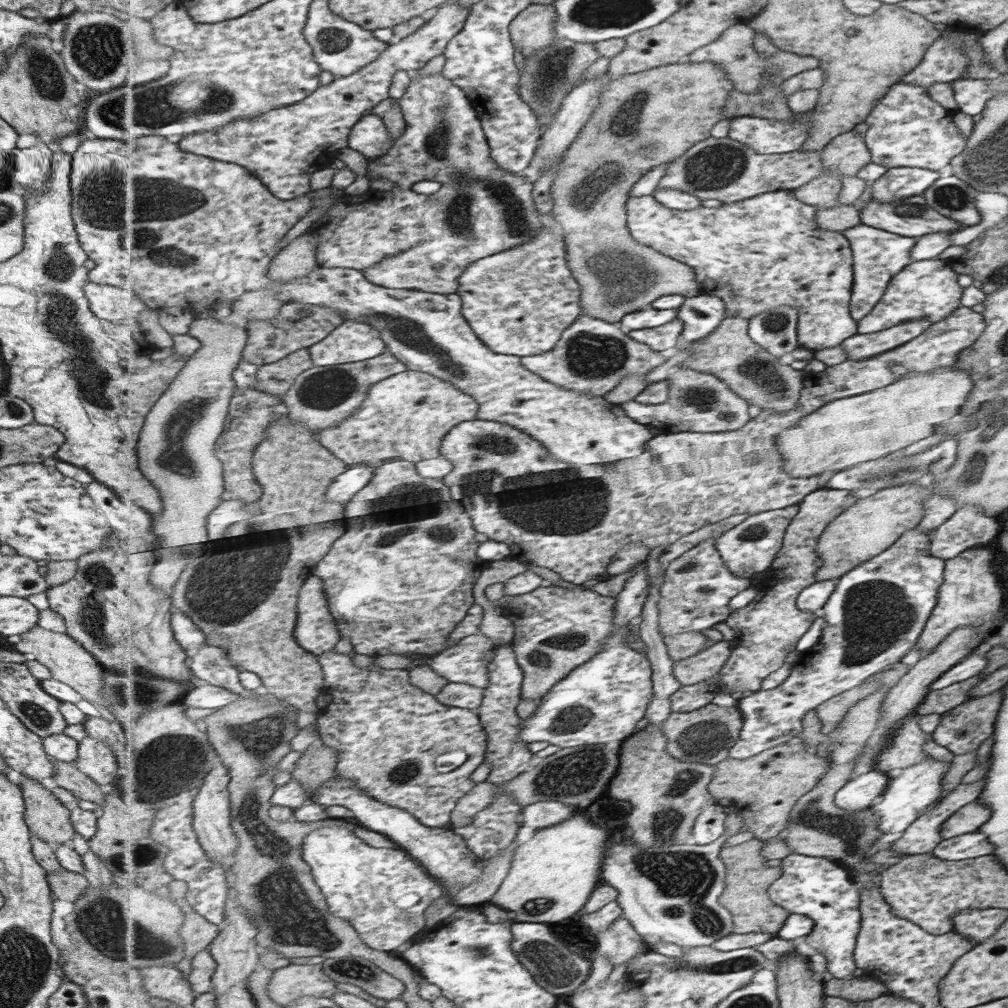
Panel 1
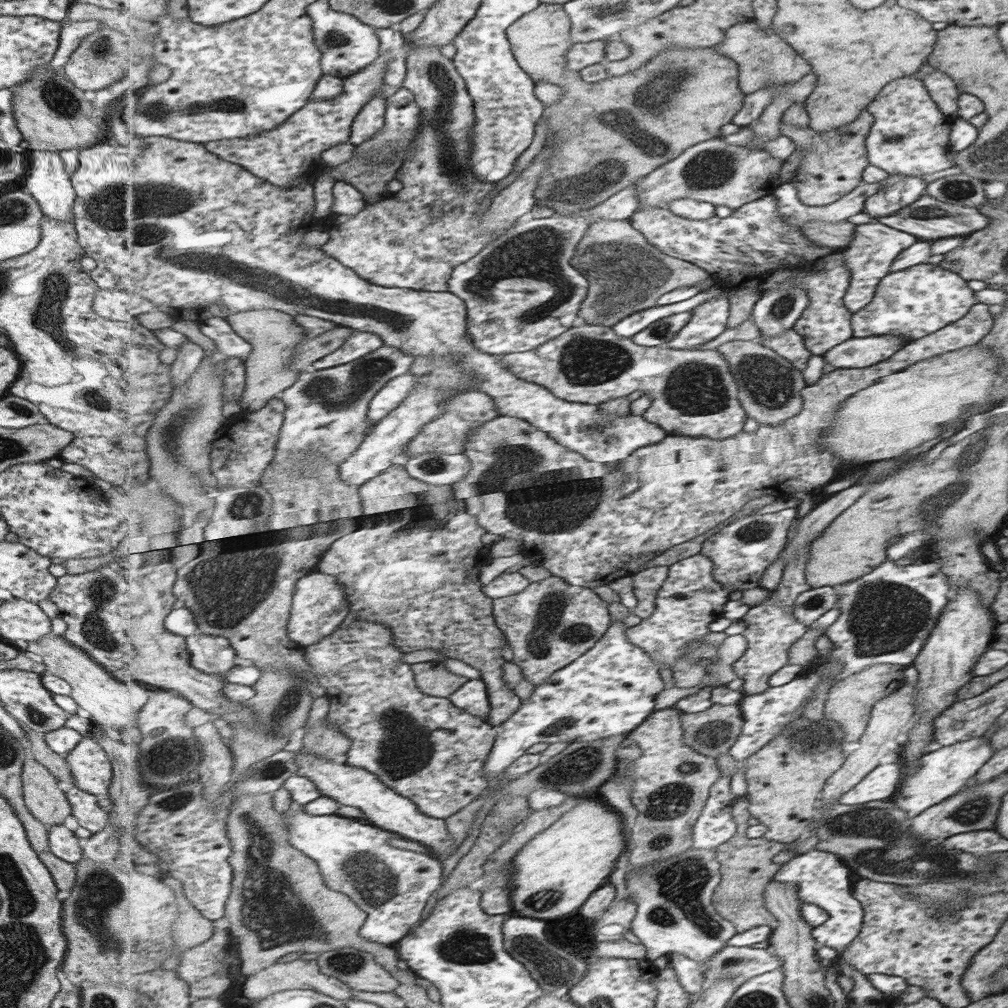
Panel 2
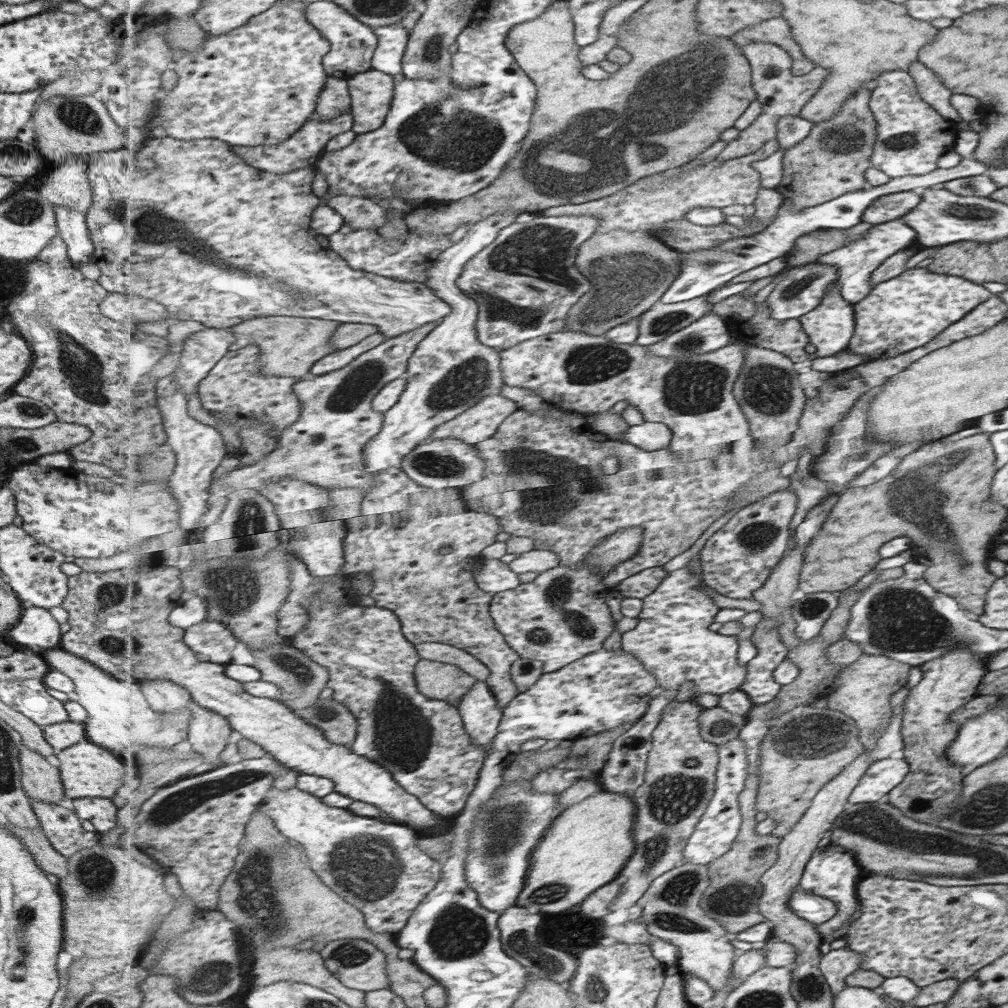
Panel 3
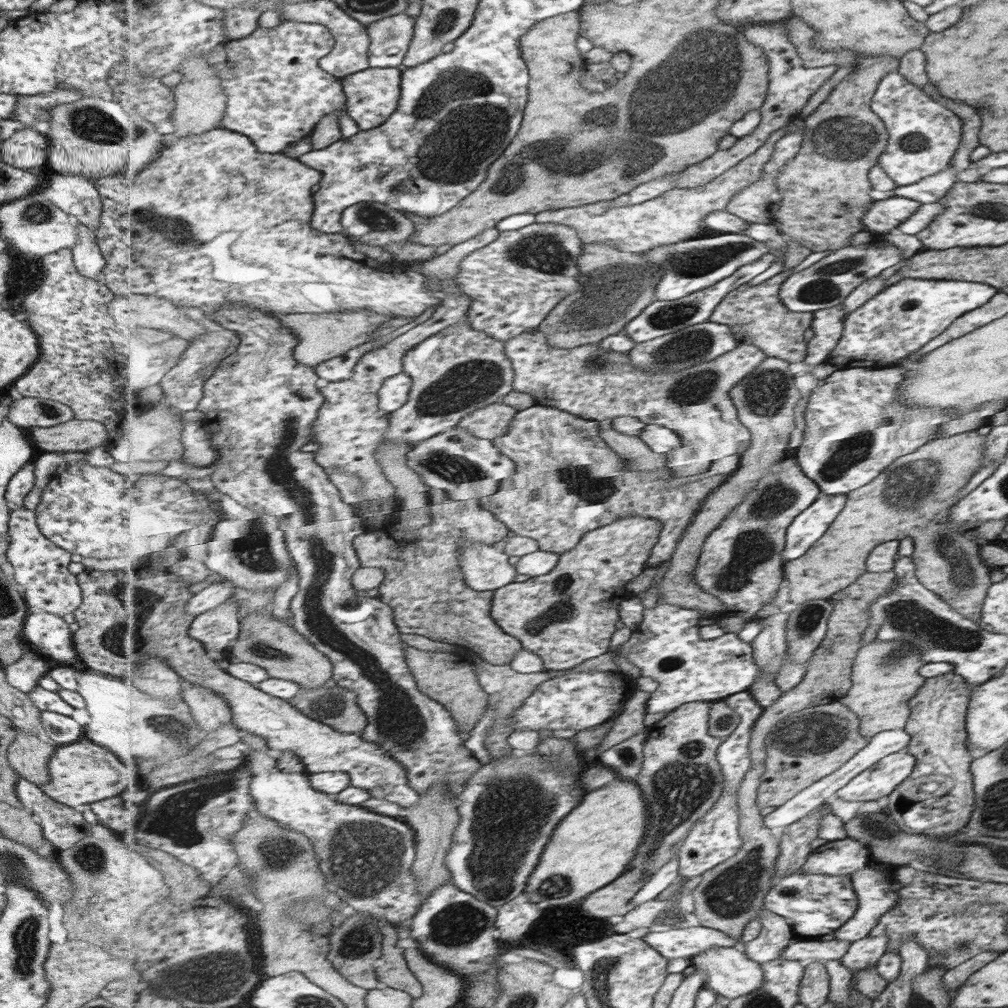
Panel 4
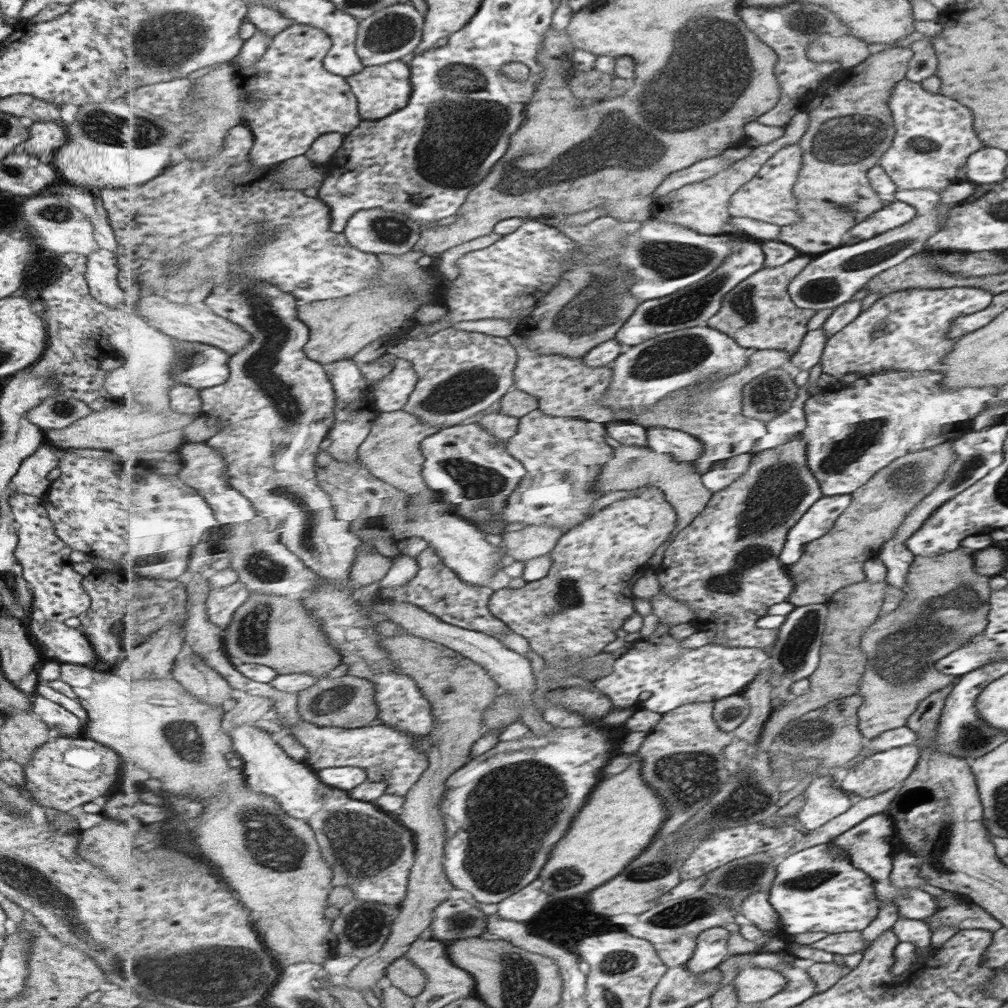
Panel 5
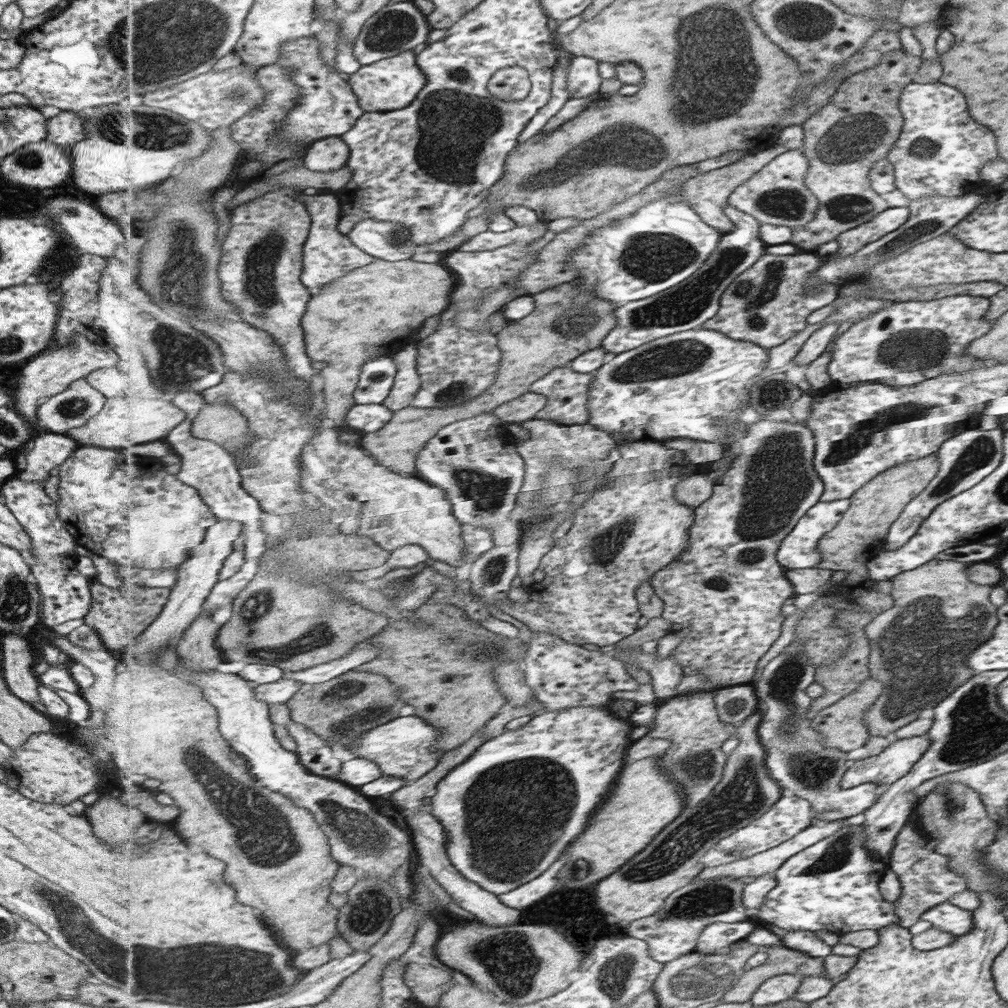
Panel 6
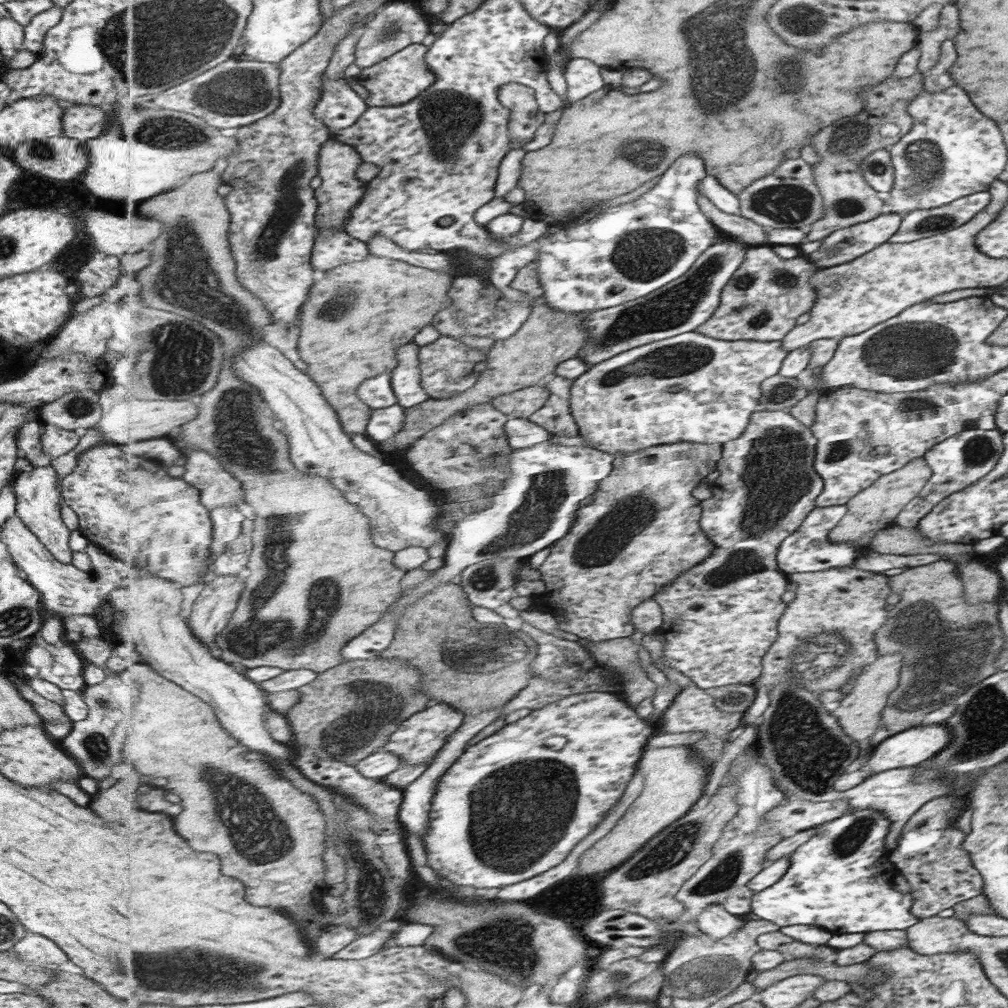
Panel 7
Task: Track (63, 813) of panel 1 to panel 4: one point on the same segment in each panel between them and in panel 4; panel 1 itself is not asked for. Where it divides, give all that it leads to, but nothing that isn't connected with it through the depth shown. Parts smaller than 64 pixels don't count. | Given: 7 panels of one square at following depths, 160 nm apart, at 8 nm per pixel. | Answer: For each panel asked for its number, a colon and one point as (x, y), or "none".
2: (42, 798)
3: (40, 781)
4: (27, 755)

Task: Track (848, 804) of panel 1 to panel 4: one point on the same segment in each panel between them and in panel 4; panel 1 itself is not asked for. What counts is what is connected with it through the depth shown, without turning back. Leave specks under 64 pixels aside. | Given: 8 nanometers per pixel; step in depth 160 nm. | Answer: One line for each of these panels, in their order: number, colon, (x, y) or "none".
2: (880, 783)
3: (882, 776)
4: (881, 779)

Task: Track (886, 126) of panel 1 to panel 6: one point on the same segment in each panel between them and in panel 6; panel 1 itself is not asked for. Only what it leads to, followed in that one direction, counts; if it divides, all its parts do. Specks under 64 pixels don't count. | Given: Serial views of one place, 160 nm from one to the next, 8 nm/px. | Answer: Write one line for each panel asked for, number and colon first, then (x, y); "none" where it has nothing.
2: (909, 136)
3: (910, 136)
4: (922, 135)
5: (933, 136)
6: (941, 151)

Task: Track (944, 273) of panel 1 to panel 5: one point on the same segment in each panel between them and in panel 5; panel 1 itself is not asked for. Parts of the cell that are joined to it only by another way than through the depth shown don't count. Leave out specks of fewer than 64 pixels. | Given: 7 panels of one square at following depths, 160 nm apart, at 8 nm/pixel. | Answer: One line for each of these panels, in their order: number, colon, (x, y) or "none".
2: (911, 303)
3: (903, 313)
4: (900, 319)
5: (906, 330)

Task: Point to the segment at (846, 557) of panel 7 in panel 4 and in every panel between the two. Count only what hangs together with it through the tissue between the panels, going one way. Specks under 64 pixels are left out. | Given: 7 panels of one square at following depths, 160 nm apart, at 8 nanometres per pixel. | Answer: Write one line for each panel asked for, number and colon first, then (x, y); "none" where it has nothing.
4: (806, 528)
5: (819, 520)
6: (798, 551)

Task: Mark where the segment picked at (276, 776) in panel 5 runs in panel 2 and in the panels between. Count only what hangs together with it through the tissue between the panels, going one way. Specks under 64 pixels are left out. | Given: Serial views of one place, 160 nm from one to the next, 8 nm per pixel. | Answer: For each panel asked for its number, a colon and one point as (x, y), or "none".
2: (393, 885)
3: (377, 866)
4: (367, 858)

